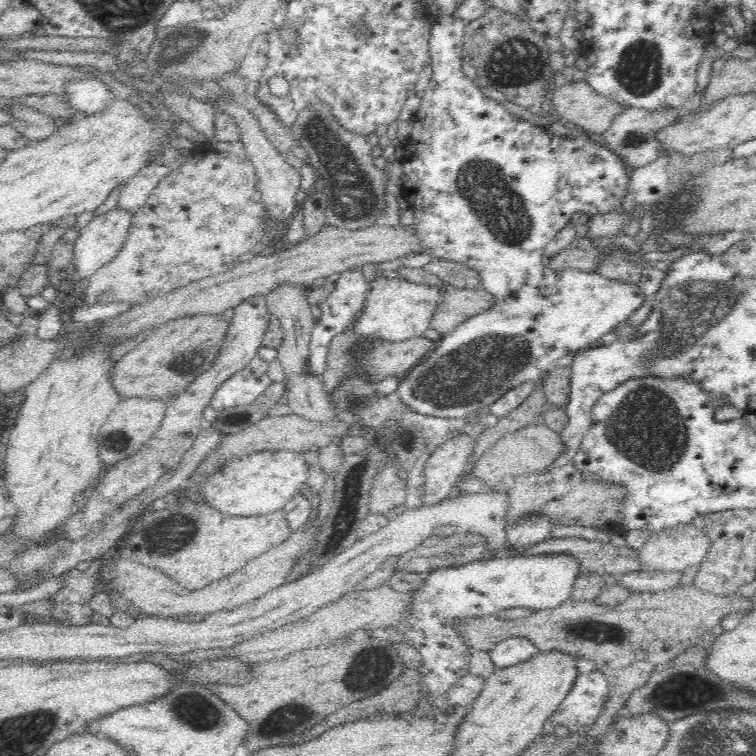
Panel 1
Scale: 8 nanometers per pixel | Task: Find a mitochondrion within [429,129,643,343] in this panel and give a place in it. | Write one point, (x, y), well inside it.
(480, 181)

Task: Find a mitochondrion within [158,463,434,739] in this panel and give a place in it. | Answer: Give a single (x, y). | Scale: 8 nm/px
(199, 713)

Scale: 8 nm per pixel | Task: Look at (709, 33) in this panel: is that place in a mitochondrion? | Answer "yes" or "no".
no

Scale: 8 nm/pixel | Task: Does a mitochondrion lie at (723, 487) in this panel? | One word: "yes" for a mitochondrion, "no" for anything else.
no

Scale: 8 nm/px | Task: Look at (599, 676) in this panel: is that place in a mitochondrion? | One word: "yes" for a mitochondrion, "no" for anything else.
no

